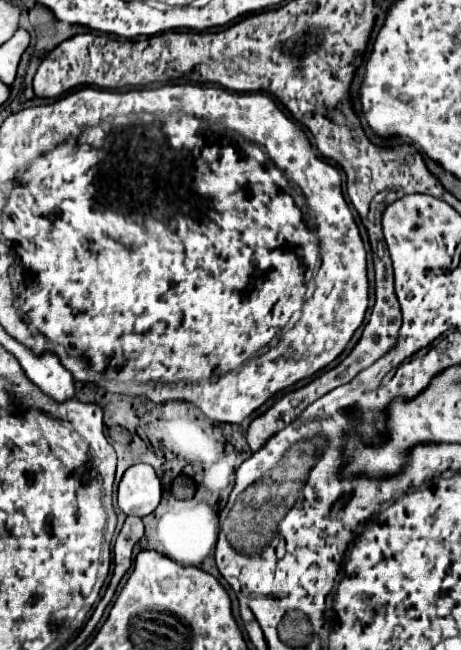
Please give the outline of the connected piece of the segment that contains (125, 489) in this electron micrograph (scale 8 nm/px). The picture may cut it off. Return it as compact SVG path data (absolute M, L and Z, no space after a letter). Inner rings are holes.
M138 463L132 465L120 481L118 507L126 515L146 517L158 507L160 495L162 495L162 487L154 469L150 465Z

